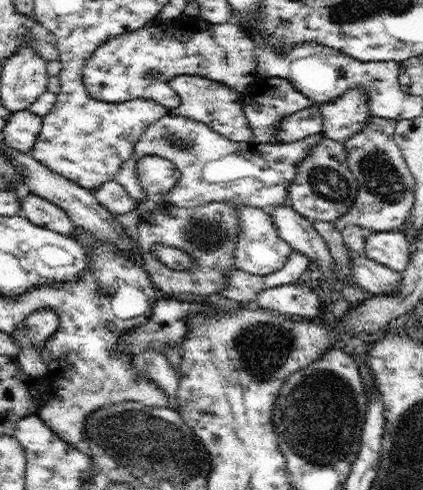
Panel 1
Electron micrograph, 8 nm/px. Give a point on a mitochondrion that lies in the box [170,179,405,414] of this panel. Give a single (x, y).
(262, 347)

